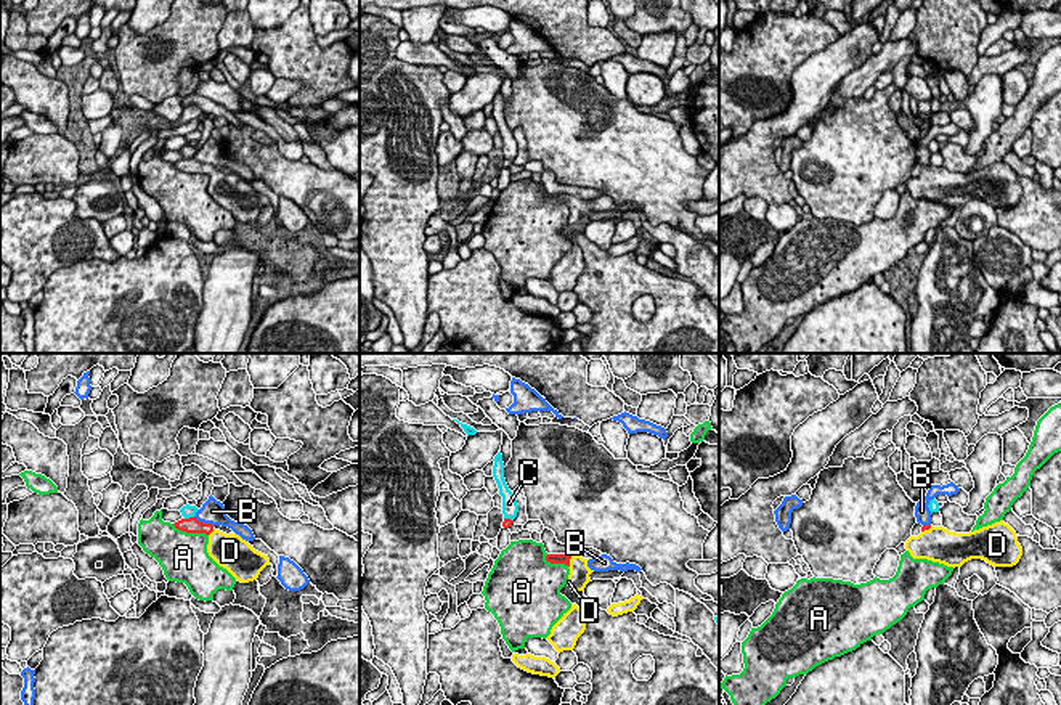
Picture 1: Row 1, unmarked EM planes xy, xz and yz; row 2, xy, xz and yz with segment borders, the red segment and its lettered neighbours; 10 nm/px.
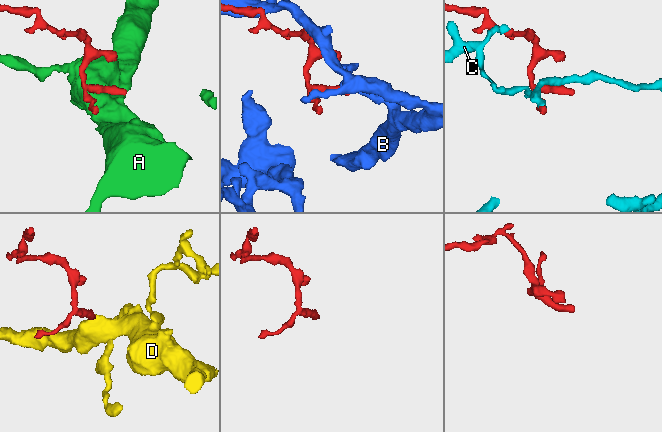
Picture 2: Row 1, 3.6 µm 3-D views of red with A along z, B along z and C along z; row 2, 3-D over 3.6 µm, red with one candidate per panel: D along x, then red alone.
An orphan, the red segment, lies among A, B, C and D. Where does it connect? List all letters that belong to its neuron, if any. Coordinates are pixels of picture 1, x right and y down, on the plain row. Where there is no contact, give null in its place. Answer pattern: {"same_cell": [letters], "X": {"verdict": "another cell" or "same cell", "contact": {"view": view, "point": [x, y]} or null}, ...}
{"same_cell": ["D"], "A": {"verdict": "another cell", "contact": {"view": "xy", "point": [190, 172]}}, "B": {"verdict": "another cell", "contact": {"view": "xy", "point": [203, 163]}}, "C": {"verdict": "another cell", "contact": {"view": "xy", "point": [190, 158]}}, "D": {"verdict": "same cell", "contact": {"view": "xz", "point": [569, 203]}}}

